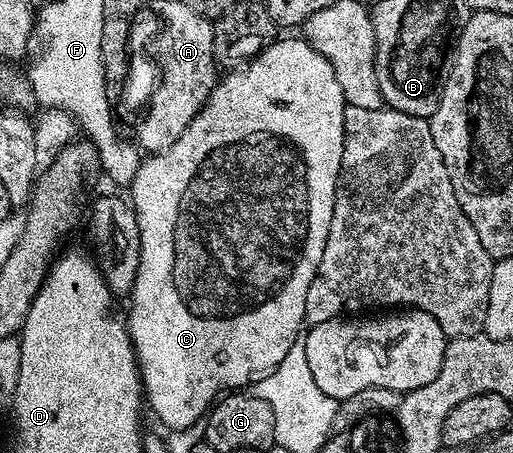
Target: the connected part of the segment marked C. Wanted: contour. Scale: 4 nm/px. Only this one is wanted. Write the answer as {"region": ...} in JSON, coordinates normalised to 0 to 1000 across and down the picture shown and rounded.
{"region":[[[540,86],[489,135],[456,150],[452,157],[441,159],[435,174],[425,177],[423,185],[415,190],[404,227],[388,245],[388,254],[380,254],[380,263],[372,263],[365,289],[357,289],[357,298],[331,329],[320,329],[314,338],[285,344],[277,353],[271,377],[263,386],[255,411],[255,424],[259,424],[255,450],[271,492],[275,552],[271,554],[271,598],[263,607],[259,642],[248,658],[248,671],[251,671],[251,682],[248,673],[248,715],[251,722],[251,746],[259,753],[259,773],[267,777],[267,806],[275,812],[275,848],[279,852],[281,883],[287,887],[288,901],[290,894],[298,901],[300,916],[324,938],[324,949],[363,947],[386,936],[405,914],[411,896],[425,883],[427,870],[433,863],[462,863],[472,854],[491,852],[497,837],[507,834],[511,828],[522,823],[524,817],[536,812],[556,790],[559,775],[567,775],[567,766],[583,748],[583,737],[589,733],[587,717],[593,720],[596,715],[595,671],[598,669],[598,642],[618,605],[622,572],[630,572],[630,545],[637,536],[637,519],[645,501],[645,475],[649,472],[653,422],[657,419],[657,389],[665,375],[665,353],[669,351],[669,307],[673,305],[669,263],[673,260],[673,234],[669,192],[661,188],[661,174],[653,170],[653,148],[645,148],[645,139],[637,130],[630,130],[630,121],[622,121],[622,113],[608,108],[602,102],[602,93],[593,86],[581,86],[581,91],[550,91],[550,86]]]}

